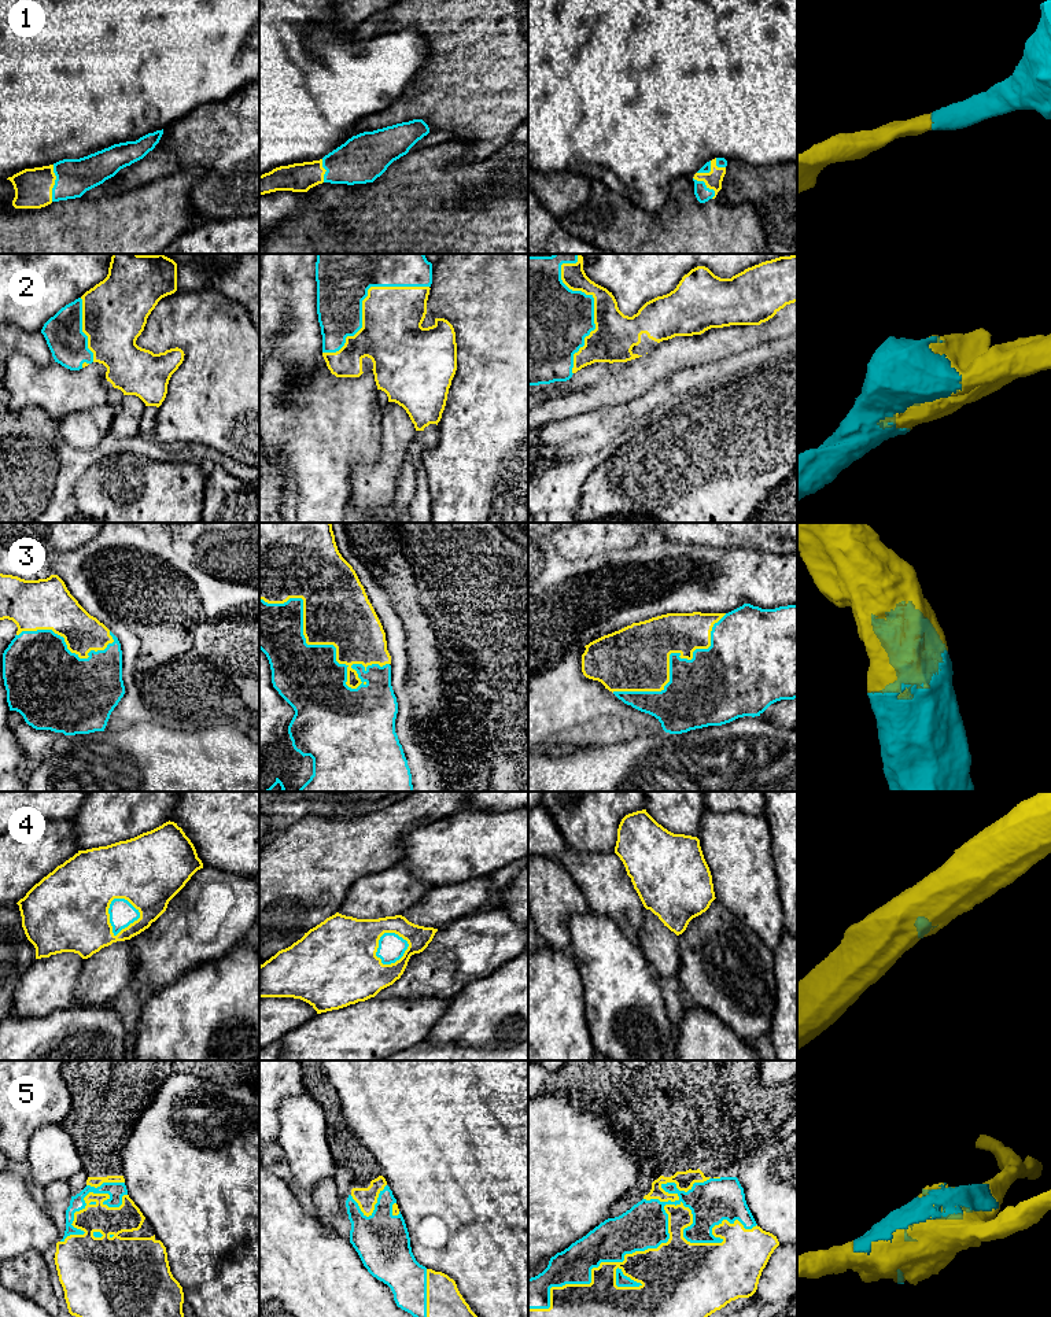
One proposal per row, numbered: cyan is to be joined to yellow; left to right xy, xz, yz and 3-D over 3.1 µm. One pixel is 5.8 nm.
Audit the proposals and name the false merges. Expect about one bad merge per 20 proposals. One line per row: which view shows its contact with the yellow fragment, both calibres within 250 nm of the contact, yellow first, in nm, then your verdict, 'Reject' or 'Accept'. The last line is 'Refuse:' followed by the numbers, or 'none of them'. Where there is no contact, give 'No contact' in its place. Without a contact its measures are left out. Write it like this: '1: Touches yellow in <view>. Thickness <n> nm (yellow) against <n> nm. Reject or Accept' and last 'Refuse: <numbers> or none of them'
1: Touches yellow in xy. Thickness 220 nm (yellow) against 220 nm. Accept
2: Touches yellow in yz. Thickness 260 nm (yellow) against 400 nm. Accept
3: Touches yellow in xz. Thickness 400 nm (yellow) against 380 nm. Accept
4: Touches yellow in xy. Thickness 480 nm (yellow) against 150 nm. Accept
5: Touches yellow in yz. Thickness 400 nm (yellow) against 280 nm. Accept
Refuse: none of them

